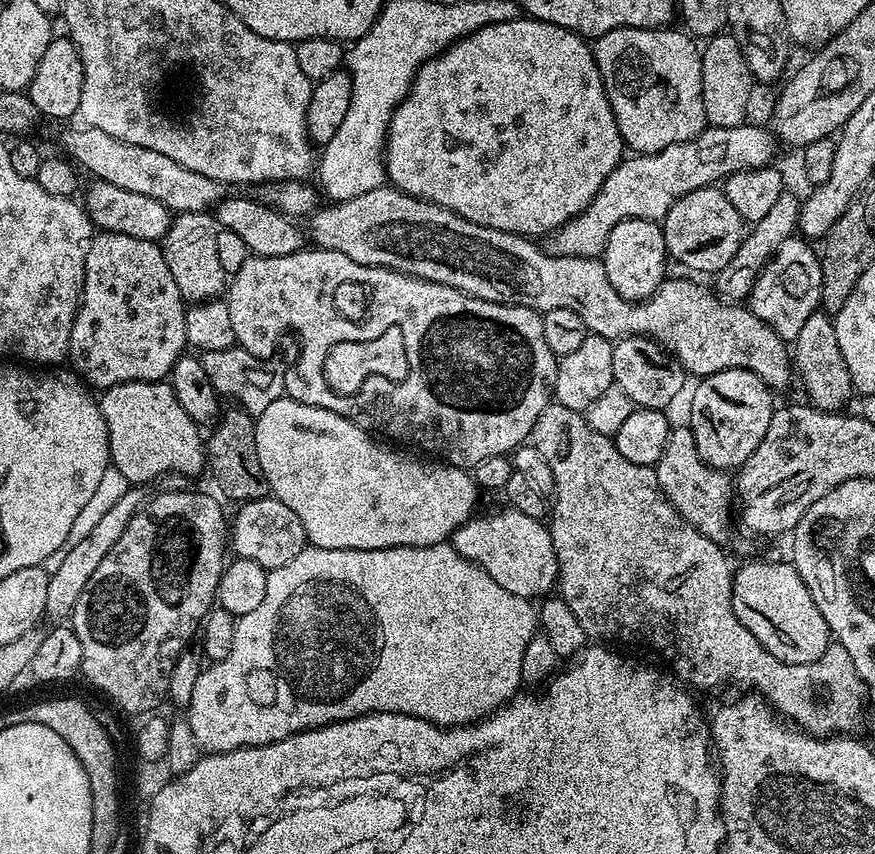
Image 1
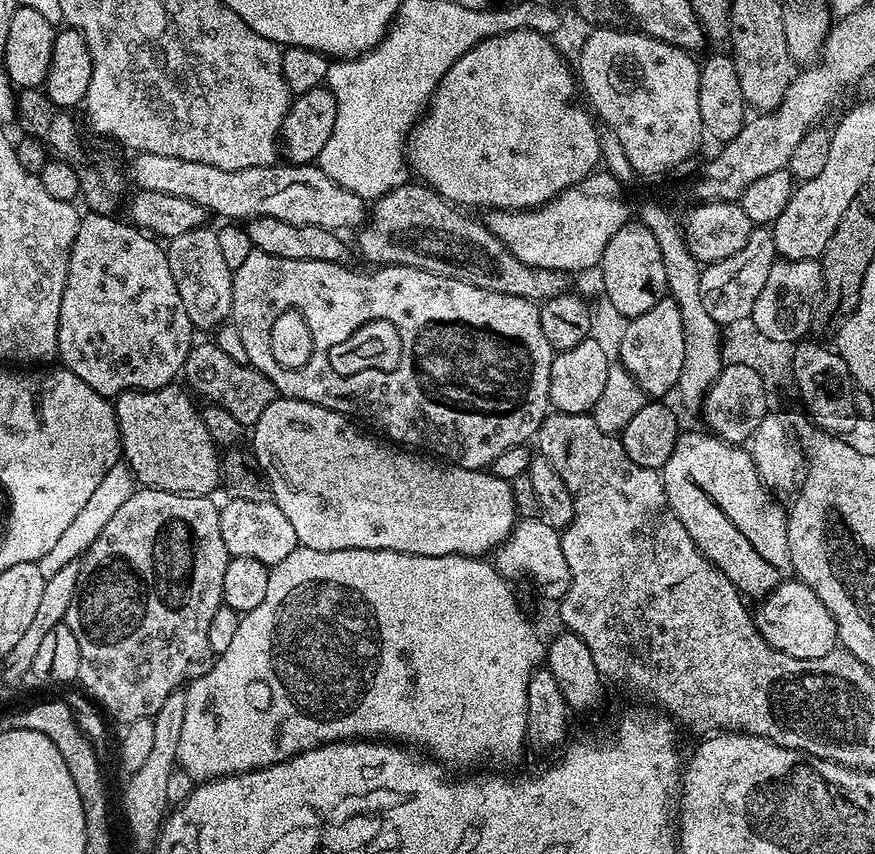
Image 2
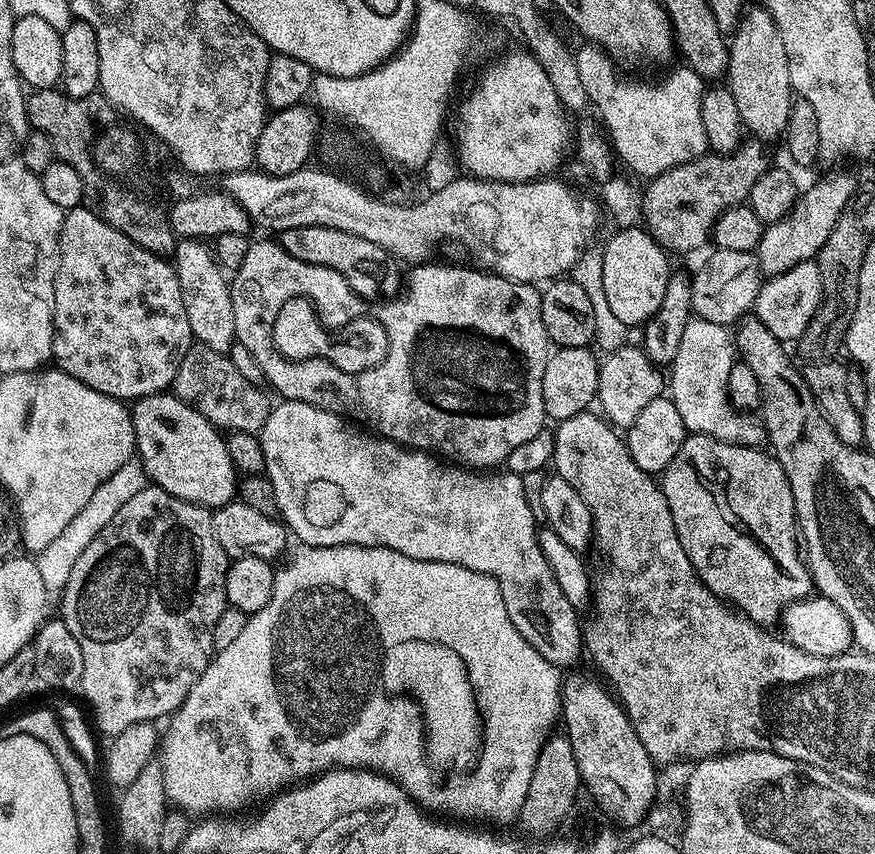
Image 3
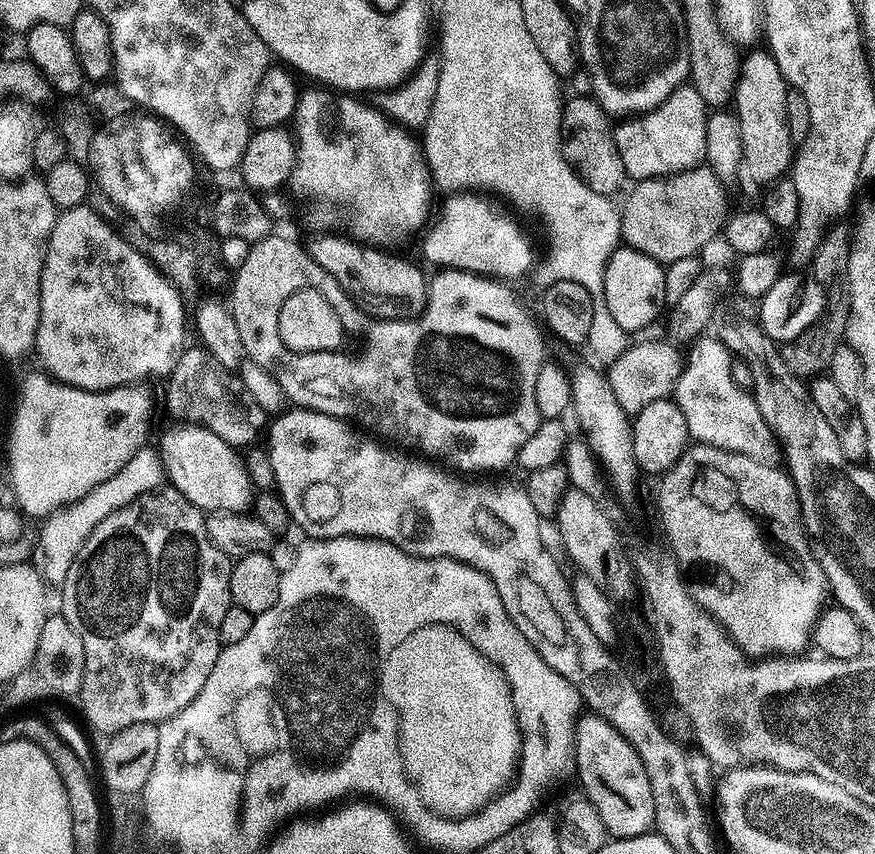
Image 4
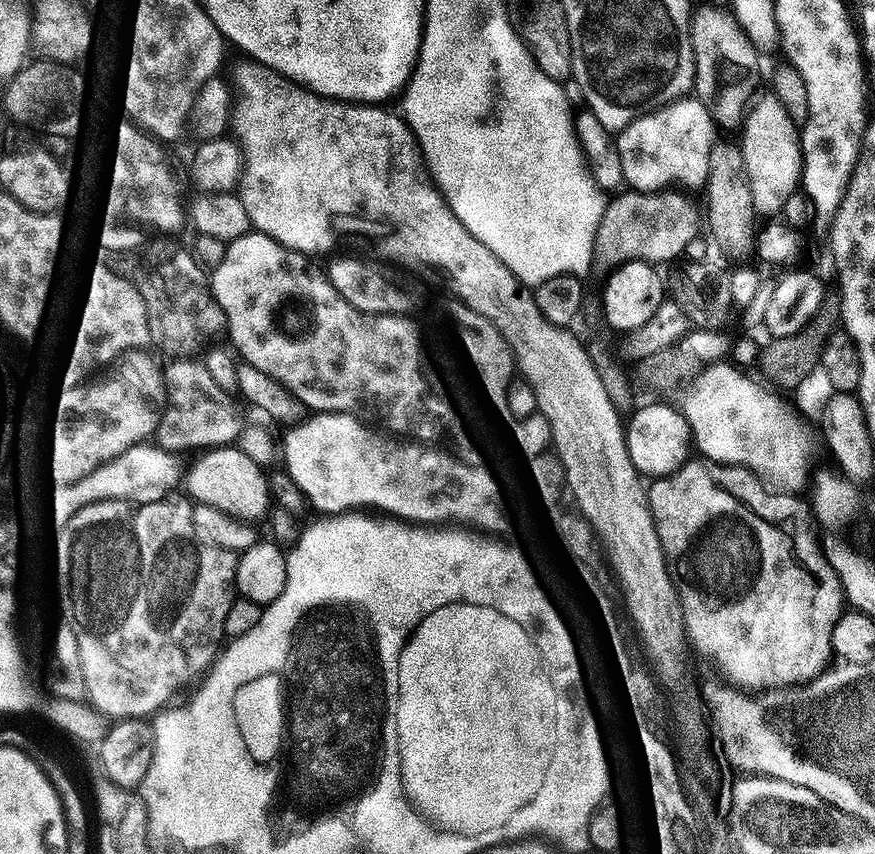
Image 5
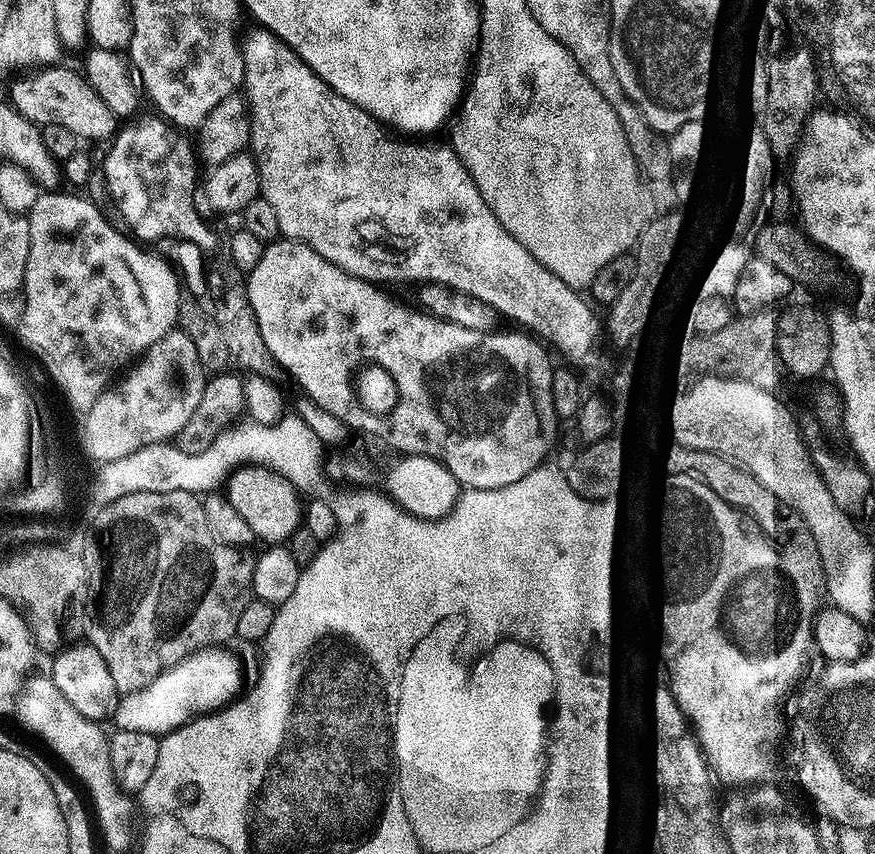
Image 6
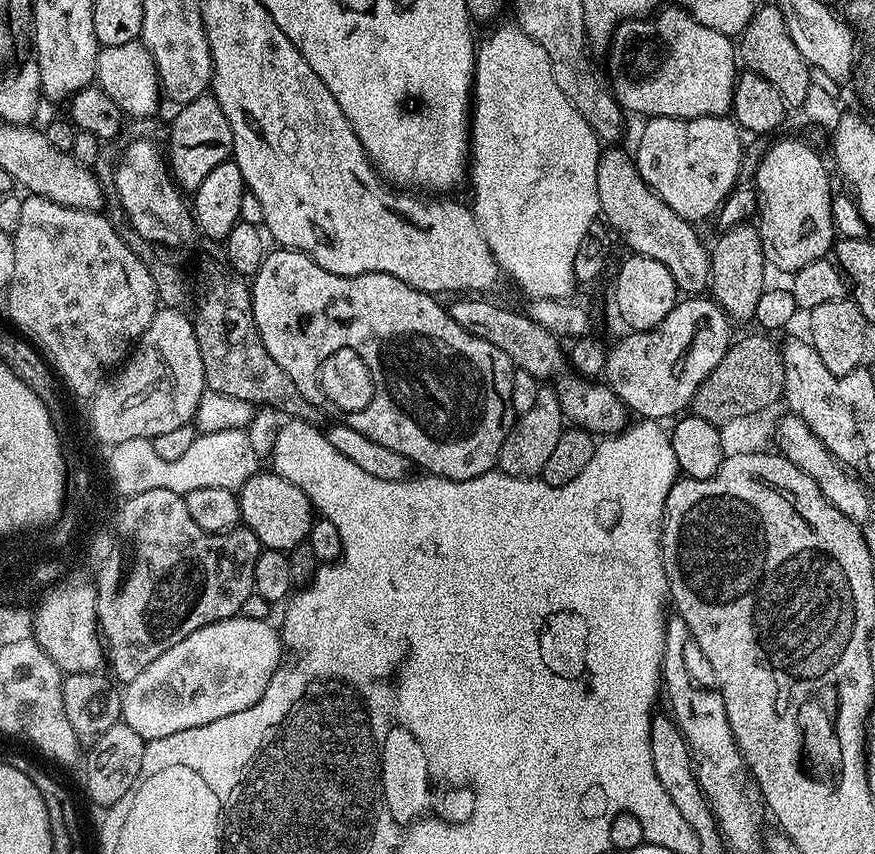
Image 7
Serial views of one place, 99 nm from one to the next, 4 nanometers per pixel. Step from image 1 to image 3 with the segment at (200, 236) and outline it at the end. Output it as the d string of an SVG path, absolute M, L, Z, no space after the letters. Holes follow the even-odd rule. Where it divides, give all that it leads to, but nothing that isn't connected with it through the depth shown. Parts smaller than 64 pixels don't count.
M180 240L172 255L179 279L182 300L193 337L212 350L229 353L238 338L238 313L231 285L225 271L215 259L211 247L199 240Z

